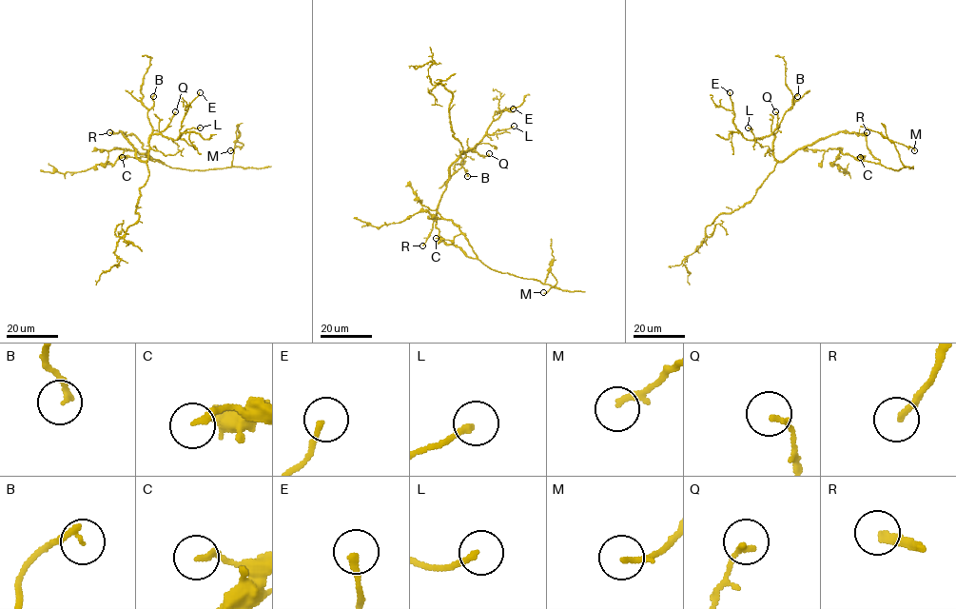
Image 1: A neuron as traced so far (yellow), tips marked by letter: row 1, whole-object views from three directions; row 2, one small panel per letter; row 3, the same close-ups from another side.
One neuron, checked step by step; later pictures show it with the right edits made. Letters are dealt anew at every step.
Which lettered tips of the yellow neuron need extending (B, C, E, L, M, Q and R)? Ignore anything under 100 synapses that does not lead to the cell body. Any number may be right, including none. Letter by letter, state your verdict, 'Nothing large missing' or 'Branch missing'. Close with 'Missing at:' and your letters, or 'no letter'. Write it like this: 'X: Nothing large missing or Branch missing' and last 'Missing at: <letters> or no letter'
B: Nothing large missing
C: Nothing large missing
E: Nothing large missing
L: Nothing large missing
M: Nothing large missing
Q: Nothing large missing
R: Branch missing
Missing at: R

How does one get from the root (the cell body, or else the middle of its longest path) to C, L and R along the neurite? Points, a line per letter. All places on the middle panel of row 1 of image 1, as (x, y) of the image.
C: (438, 204), (436, 226), (439, 237), (468, 257), (477, 257), (461, 233), (453, 240), (436, 238)
L: (438, 204), (448, 179), (449, 167), (461, 152), (473, 150), (487, 133), (514, 126)
R: (438, 204), (432, 229), (422, 245)

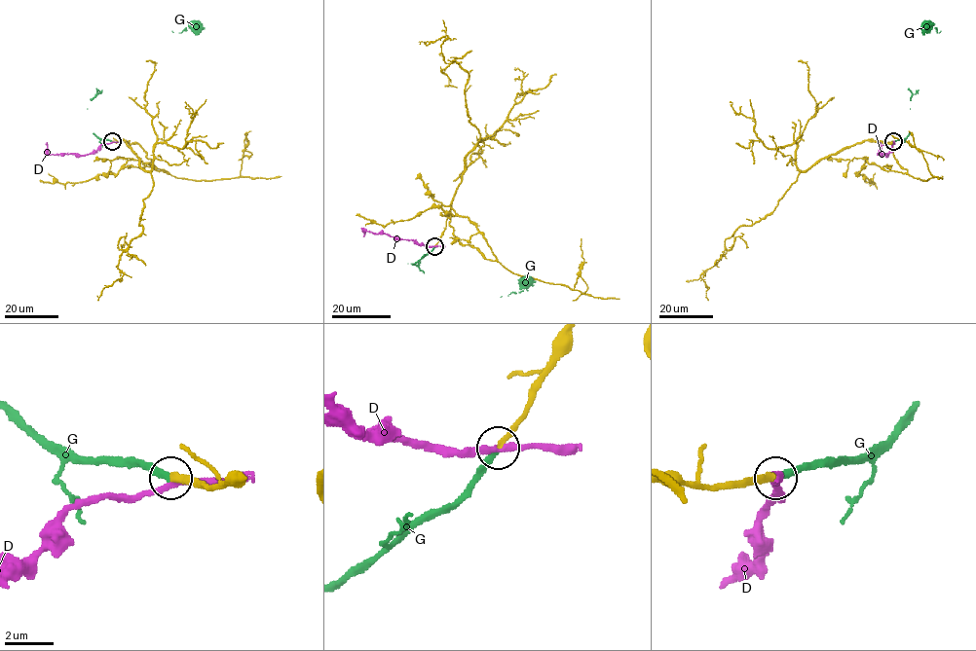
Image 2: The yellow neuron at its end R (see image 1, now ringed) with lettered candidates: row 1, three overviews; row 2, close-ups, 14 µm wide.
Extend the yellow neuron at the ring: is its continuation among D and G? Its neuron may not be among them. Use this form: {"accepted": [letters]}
{"accepted": ["G"]}

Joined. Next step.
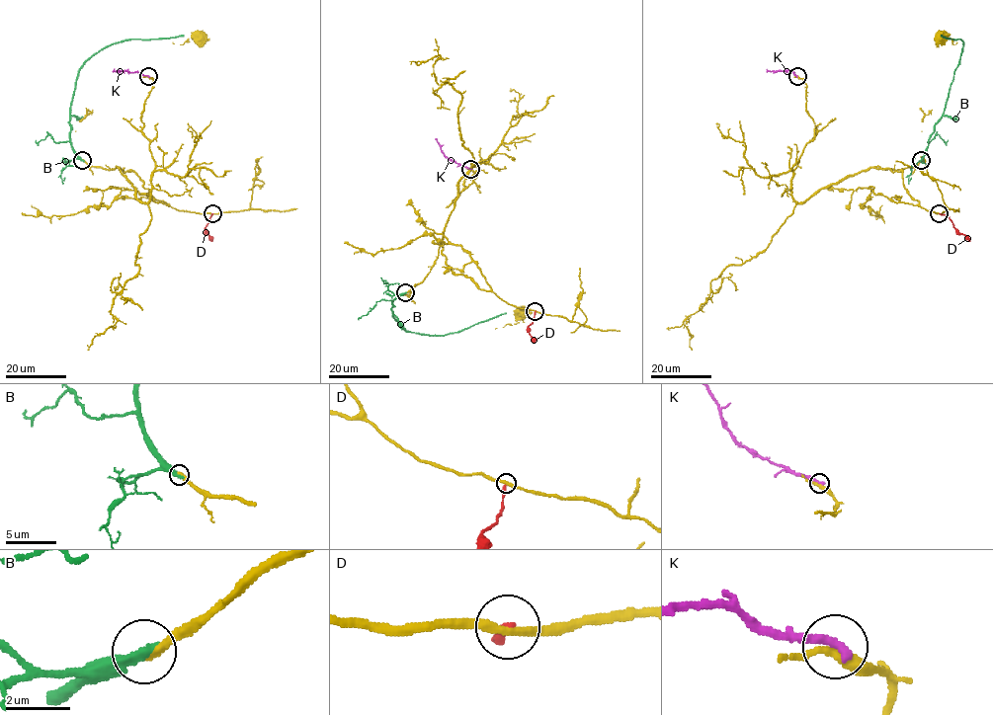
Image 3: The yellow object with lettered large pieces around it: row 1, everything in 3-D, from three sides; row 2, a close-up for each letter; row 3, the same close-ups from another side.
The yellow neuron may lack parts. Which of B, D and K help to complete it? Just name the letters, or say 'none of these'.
none of these

